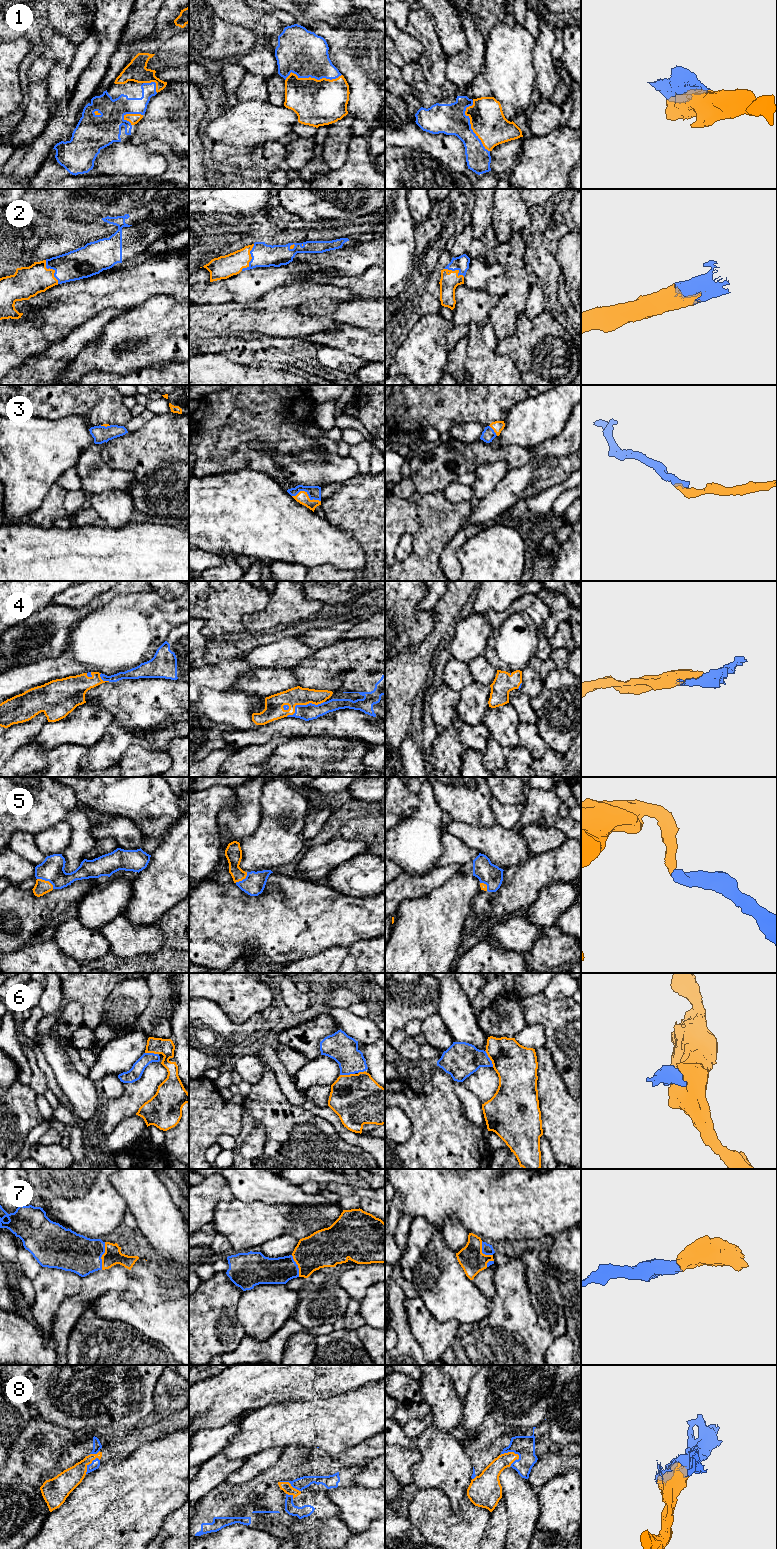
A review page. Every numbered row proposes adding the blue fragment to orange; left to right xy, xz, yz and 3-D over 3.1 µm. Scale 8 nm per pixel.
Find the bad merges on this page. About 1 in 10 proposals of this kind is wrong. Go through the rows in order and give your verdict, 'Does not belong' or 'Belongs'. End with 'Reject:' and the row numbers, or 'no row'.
1: Belongs
2: Belongs
3: Belongs
4: Belongs
5: Belongs
6: Belongs
7: Belongs
8: Belongs
Reject: no row

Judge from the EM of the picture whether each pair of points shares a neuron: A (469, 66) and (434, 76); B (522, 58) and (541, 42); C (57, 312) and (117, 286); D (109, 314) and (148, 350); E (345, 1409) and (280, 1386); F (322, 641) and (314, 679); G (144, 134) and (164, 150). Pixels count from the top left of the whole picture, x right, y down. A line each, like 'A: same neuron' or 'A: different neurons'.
A: different neurons
B: different neurons
C: same neuron
D: different neurons
E: different neurons
F: different neurons
G: different neurons

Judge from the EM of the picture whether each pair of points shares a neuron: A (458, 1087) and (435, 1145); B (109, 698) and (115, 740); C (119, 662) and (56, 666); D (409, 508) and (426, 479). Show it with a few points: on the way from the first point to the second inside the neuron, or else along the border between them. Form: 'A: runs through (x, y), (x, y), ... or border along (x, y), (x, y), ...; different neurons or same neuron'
A: border along (453, 1081), (453, 1091), (463, 1106); different neurons
B: border along (114, 721), (135, 729); different neurons
C: runs through (103, 662), (72, 662); same neuron
D: border along (416, 491), (422, 494), (434, 493); different neurons

